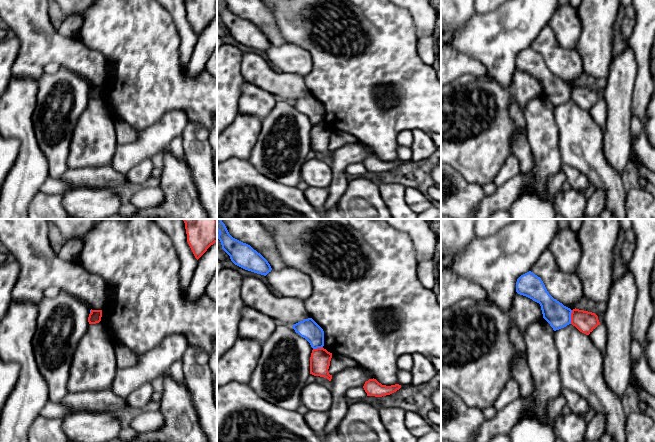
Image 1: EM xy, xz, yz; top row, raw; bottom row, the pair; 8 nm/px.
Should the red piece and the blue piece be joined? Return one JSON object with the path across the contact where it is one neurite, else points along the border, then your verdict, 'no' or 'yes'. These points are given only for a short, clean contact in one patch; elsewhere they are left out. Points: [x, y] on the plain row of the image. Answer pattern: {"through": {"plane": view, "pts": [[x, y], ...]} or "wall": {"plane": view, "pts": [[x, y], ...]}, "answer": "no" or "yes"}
{"wall": {"plane": "yz", "pts": [[572, 86], [570, 99]]}, "answer": "no"}

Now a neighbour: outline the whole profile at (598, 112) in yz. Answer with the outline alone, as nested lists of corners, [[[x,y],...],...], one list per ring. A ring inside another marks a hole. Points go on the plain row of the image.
[[[600,100],[593,105],[588,112],[592,116],[593,120],[603,130],[603,133],[605,133],[607,123],[607,103],[603,100]]]

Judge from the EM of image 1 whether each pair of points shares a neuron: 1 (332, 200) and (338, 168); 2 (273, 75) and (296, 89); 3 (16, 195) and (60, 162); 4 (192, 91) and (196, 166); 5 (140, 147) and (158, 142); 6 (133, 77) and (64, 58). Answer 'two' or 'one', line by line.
1: one
2: one
3: two
4: two
5: one
6: two

